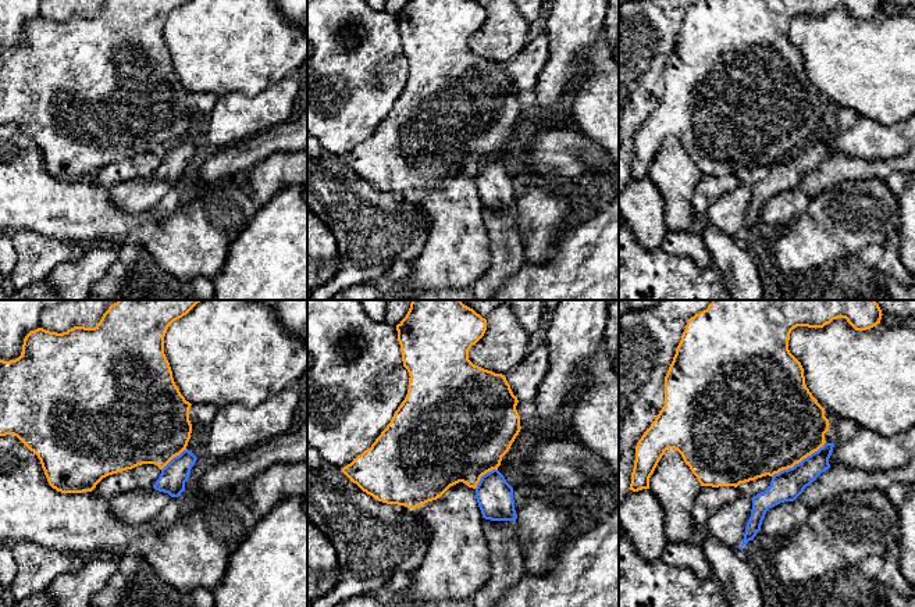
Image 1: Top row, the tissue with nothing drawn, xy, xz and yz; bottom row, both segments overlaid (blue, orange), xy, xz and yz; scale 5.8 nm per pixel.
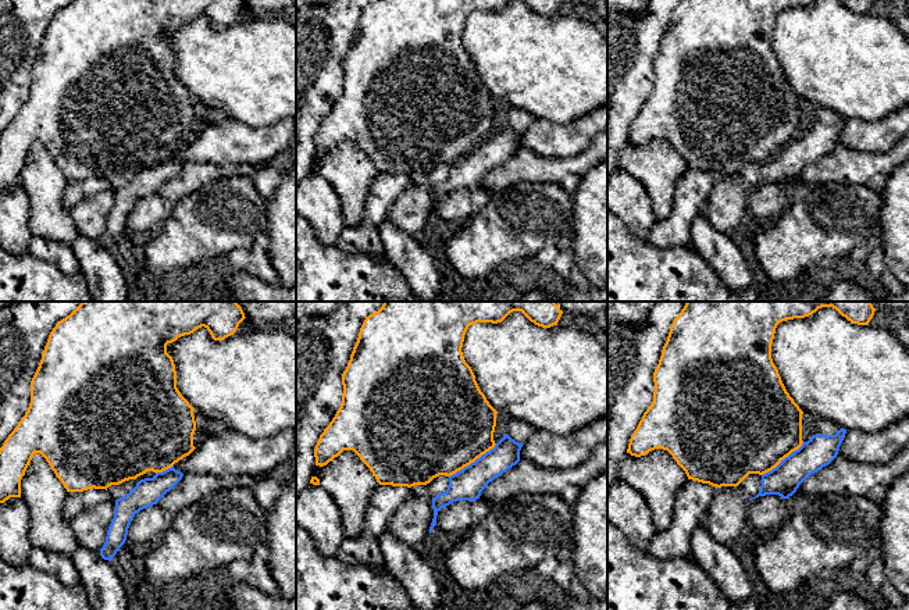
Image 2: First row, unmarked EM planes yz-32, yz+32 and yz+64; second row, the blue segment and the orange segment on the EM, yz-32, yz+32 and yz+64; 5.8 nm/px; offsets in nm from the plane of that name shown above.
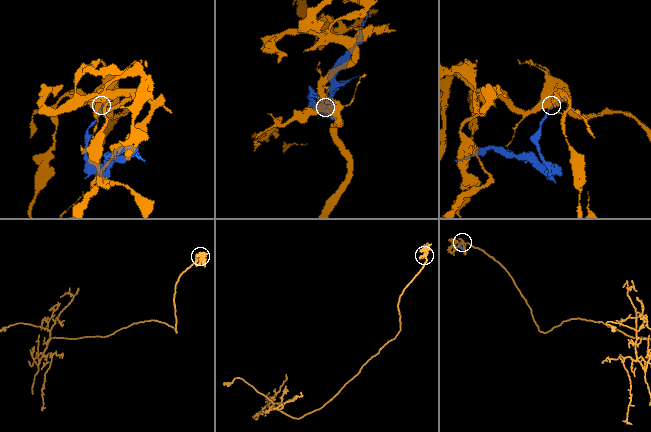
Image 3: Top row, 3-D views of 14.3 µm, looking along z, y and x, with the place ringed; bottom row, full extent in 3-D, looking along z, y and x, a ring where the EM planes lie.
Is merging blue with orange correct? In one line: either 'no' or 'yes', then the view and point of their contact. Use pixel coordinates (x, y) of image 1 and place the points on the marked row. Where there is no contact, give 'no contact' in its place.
yes | yz (798, 463)

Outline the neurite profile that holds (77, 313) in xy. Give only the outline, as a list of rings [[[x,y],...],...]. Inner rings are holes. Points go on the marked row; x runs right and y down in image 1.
[[[70,300],[58,307],[43,310],[40,328],[63,333],[74,326],[95,328],[108,307],[118,300]]]

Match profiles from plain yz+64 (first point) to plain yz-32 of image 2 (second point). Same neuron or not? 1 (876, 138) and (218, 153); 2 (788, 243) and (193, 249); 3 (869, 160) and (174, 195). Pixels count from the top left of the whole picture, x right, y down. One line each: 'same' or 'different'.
1: same
2: same
3: same

